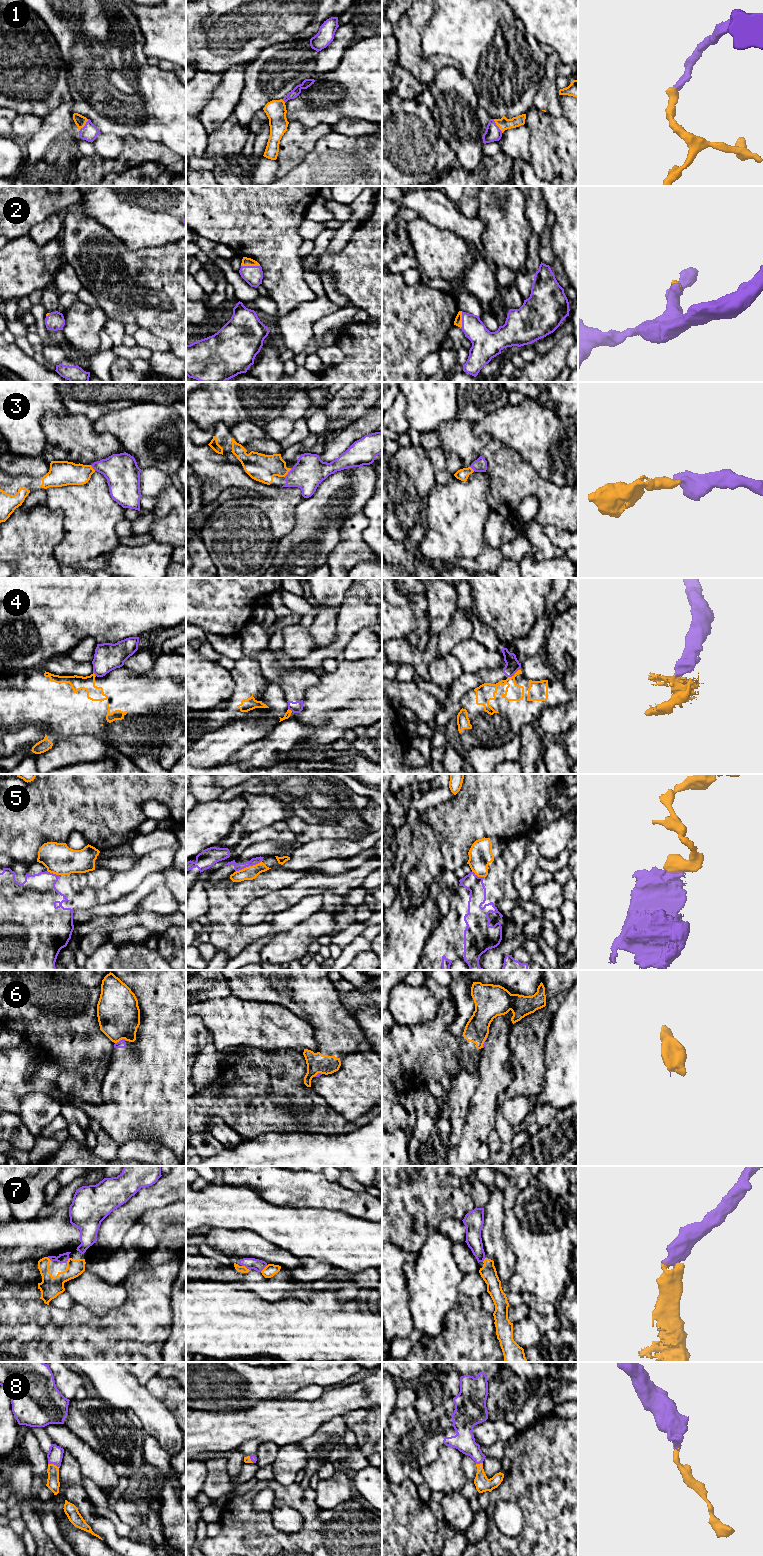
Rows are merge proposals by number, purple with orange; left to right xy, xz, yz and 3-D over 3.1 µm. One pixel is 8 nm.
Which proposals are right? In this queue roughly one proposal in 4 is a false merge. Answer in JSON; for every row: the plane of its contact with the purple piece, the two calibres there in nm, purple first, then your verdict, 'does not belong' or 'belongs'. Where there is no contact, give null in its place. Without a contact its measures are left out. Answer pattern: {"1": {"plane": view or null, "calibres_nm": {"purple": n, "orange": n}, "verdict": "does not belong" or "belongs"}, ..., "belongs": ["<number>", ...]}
{"1": {"plane": "yz", "calibres_nm": {"purple": 120, "orange": 90}, "verdict": "belongs"}, "2": {"plane": "xz", "calibres_nm": {"purple": 160, "orange": 70}, "verdict": "belongs"}, "3": {"plane": "xz", "calibres_nm": {"purple": 260, "orange": 220}, "verdict": "belongs"}, "4": {"plane": "yz", "calibres_nm": {"purple": 110, "orange": 140}, "verdict": "does not belong"}, "5": {"plane": "xz", "calibres_nm": {"purple": 60, "orange": 110}, "verdict": "does not belong"}, "6": {"plane": "xy", "calibres_nm": {"purple": 60, "orange": 340}, "verdict": "does not belong"}, "7": {"plane": "xz", "calibres_nm": {"purple": 100, "orange": 60}, "verdict": "belongs"}, "8": {"plane": "xy", "calibres_nm": {"purple": 120, "orange": 100}, "verdict": "belongs"}, "belongs": ["1", "2", "3", "7", "8"]}

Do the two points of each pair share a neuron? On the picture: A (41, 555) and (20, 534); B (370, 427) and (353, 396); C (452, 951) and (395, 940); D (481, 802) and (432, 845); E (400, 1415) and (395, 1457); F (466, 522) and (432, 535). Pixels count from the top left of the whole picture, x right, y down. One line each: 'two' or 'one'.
A: one
B: two
C: two
D: two
E: one
F: one

